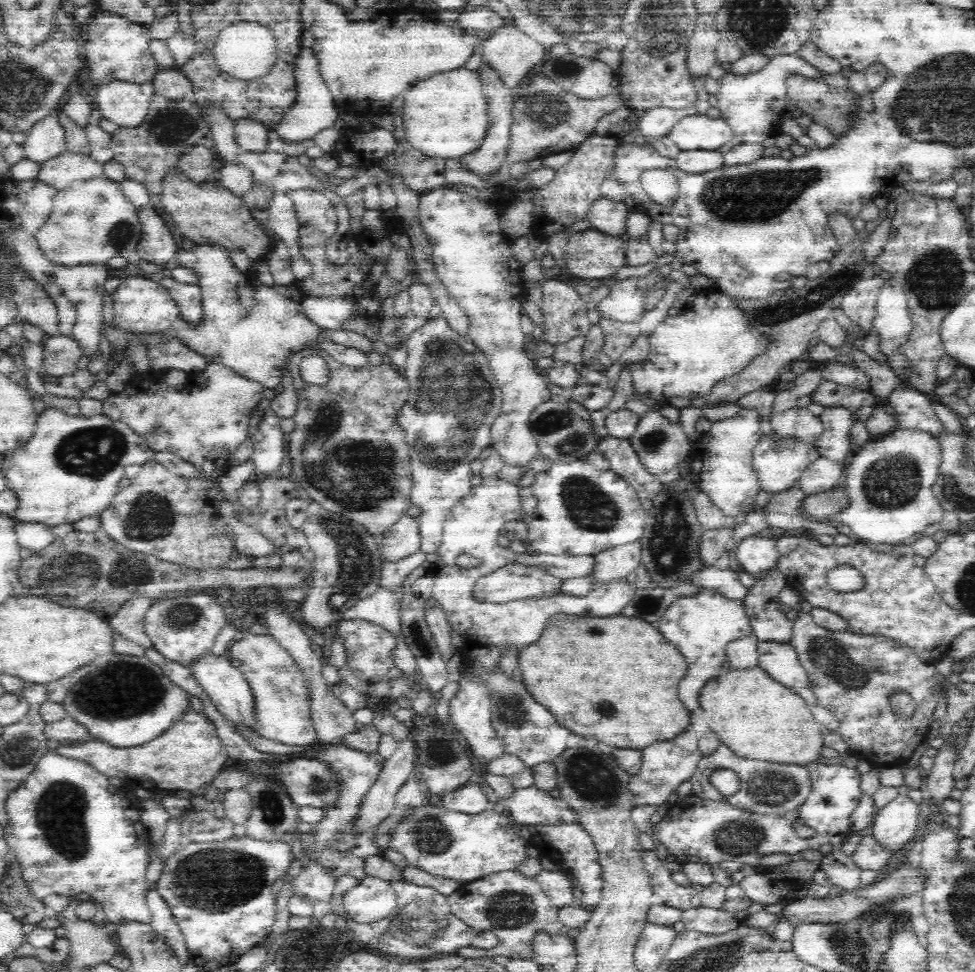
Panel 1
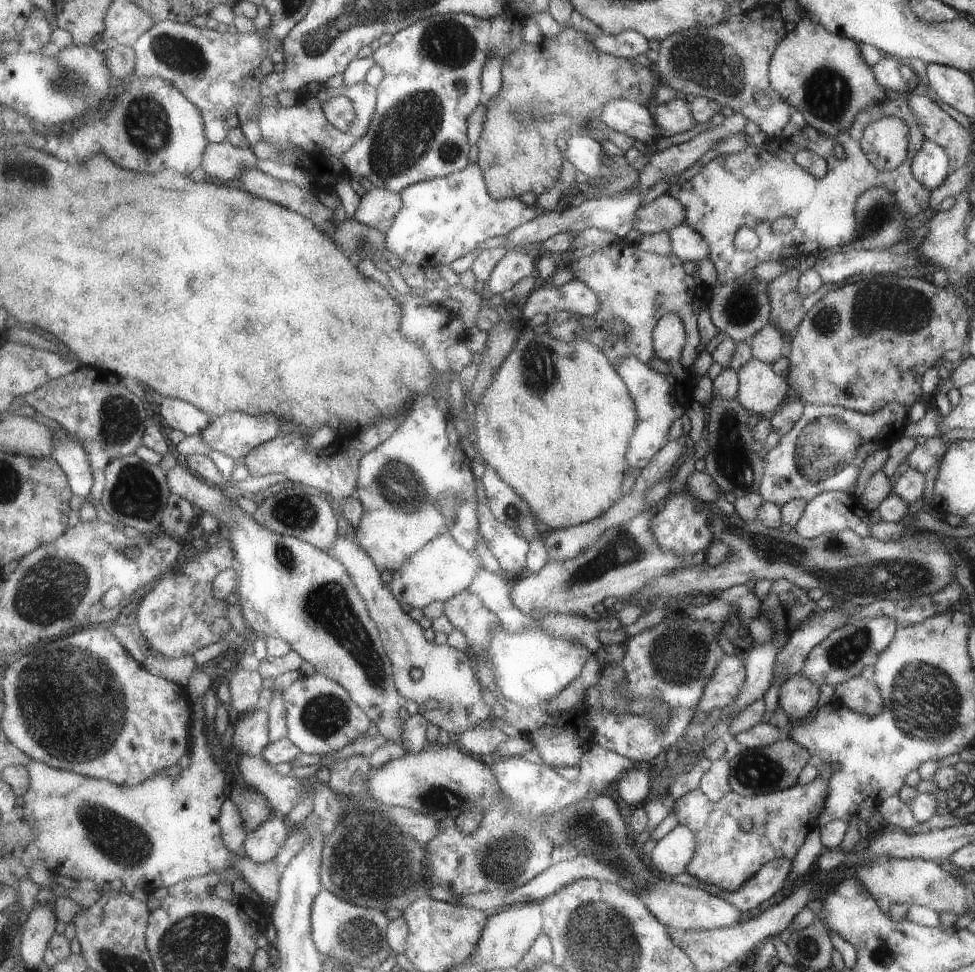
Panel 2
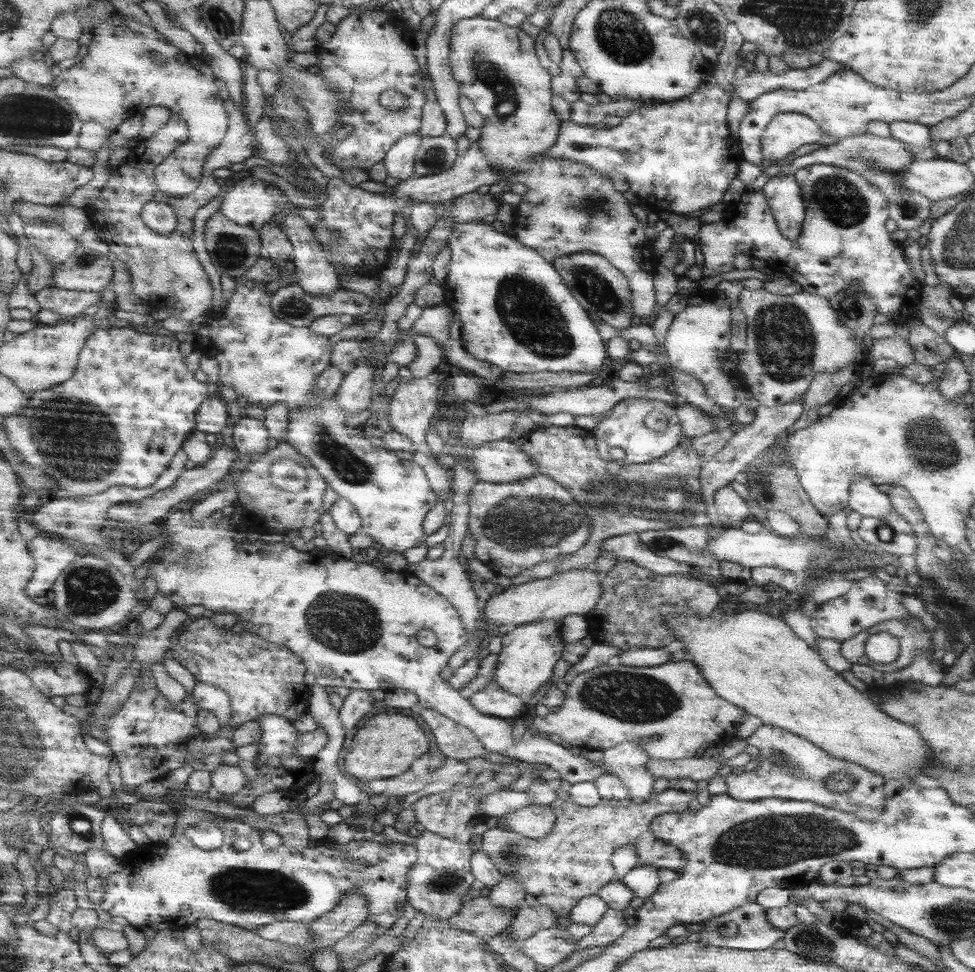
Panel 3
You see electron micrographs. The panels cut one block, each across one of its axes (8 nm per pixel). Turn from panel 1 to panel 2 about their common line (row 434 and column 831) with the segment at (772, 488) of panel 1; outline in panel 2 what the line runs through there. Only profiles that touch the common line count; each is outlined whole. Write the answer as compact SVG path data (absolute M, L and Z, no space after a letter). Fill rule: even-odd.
M823 764L817 778L809 784L797 782L791 788L763 796L739 796L735 792L727 792L721 802L713 802L701 788L697 788L687 796L677 798L673 812L679 820L679 826L689 826L699 838L699 850L689 864L687 874L693 874L699 880L719 886L727 892L735 892L767 862L781 858L791 860L805 842L807 834L817 828L817 818L829 794L827 784L831 776L833 770L829 764ZM747 816L753 820L753 830L741 832L739 820Z

